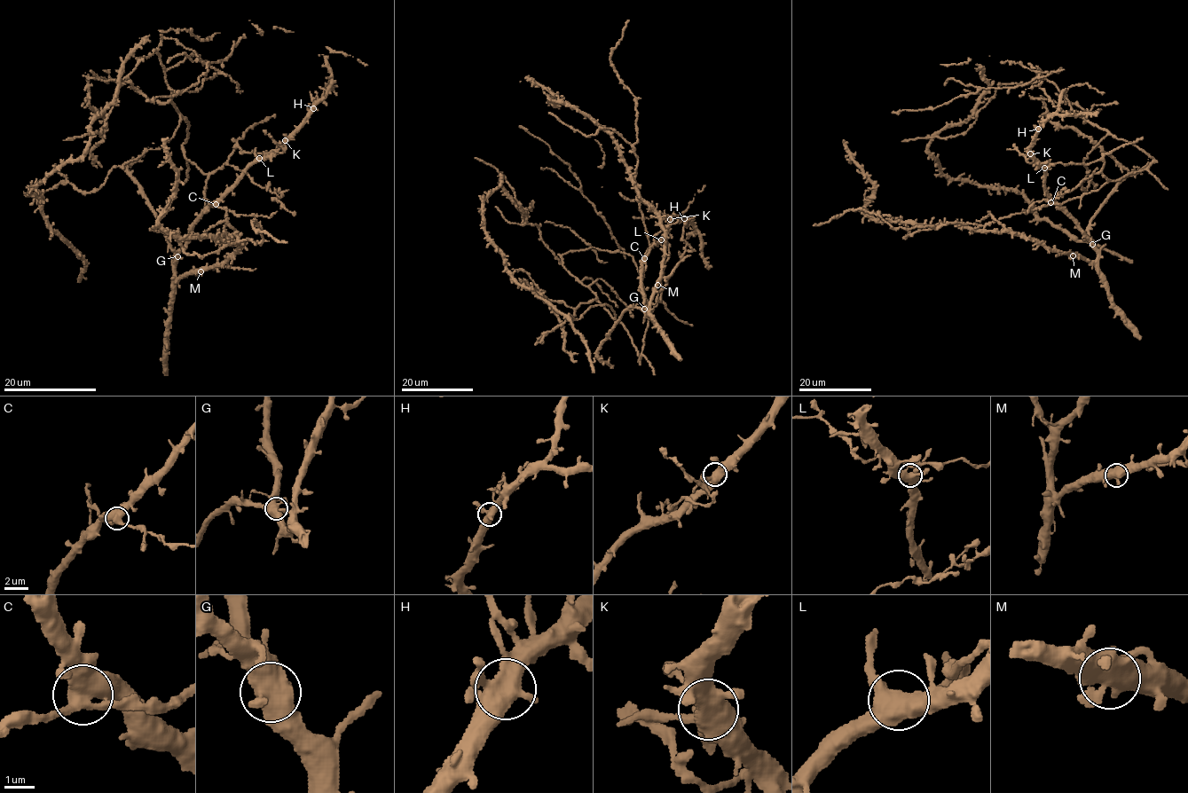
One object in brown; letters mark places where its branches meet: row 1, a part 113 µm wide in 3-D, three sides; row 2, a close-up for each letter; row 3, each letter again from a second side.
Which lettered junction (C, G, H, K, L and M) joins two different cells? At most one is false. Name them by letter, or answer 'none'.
none

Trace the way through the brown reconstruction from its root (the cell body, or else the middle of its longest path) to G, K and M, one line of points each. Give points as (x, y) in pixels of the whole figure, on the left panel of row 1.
G: (173, 104), (188, 124), (183, 145), (185, 158), (208, 175), (204, 199), (215, 206), (205, 209), (177, 256)
K: (173, 104), (188, 124), (185, 158), (203, 173), (221, 167), (237, 147), (269, 153), (285, 140)
M: (173, 104), (188, 124), (185, 158), (208, 175), (204, 199), (215, 206), (192, 228), (175, 273), (200, 271)

